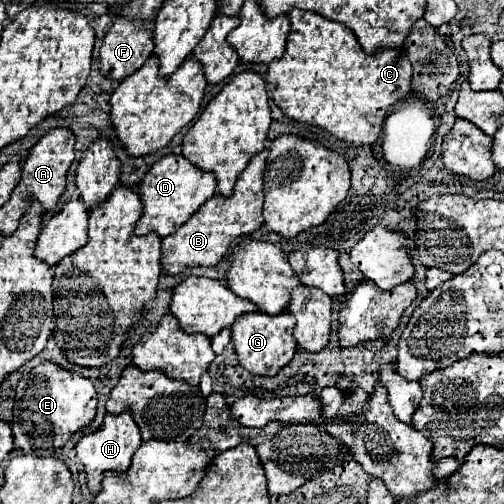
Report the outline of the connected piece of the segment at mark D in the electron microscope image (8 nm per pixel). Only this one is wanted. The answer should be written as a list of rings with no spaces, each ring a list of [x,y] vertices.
[[[183,155],[161,157],[139,183],[139,195],[143,199],[143,215],[135,225],[135,235],[157,233],[161,239],[175,233],[195,211],[201,209],[217,191],[215,175],[203,173],[193,167]]]

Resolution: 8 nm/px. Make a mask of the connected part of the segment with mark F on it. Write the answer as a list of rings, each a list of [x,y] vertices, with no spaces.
[[[117,17],[113,27],[103,39],[103,45],[99,49],[99,71],[101,75],[111,83],[121,83],[127,75],[135,73],[151,55],[153,55],[153,39],[151,39],[151,27],[153,21],[127,21],[125,17]]]

